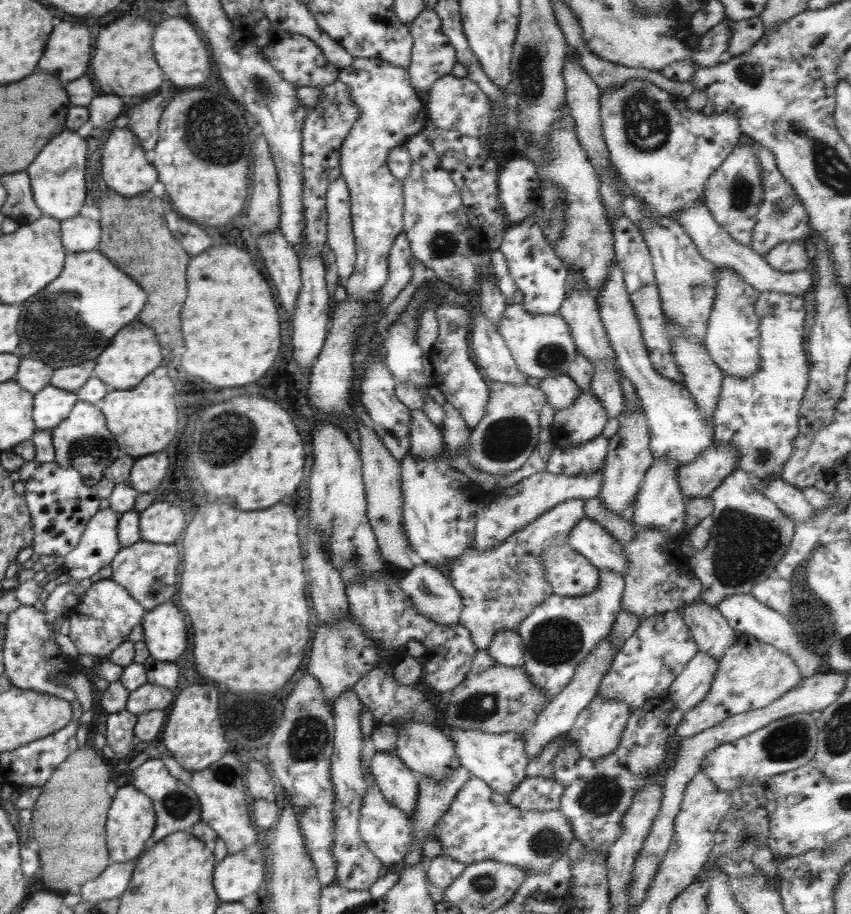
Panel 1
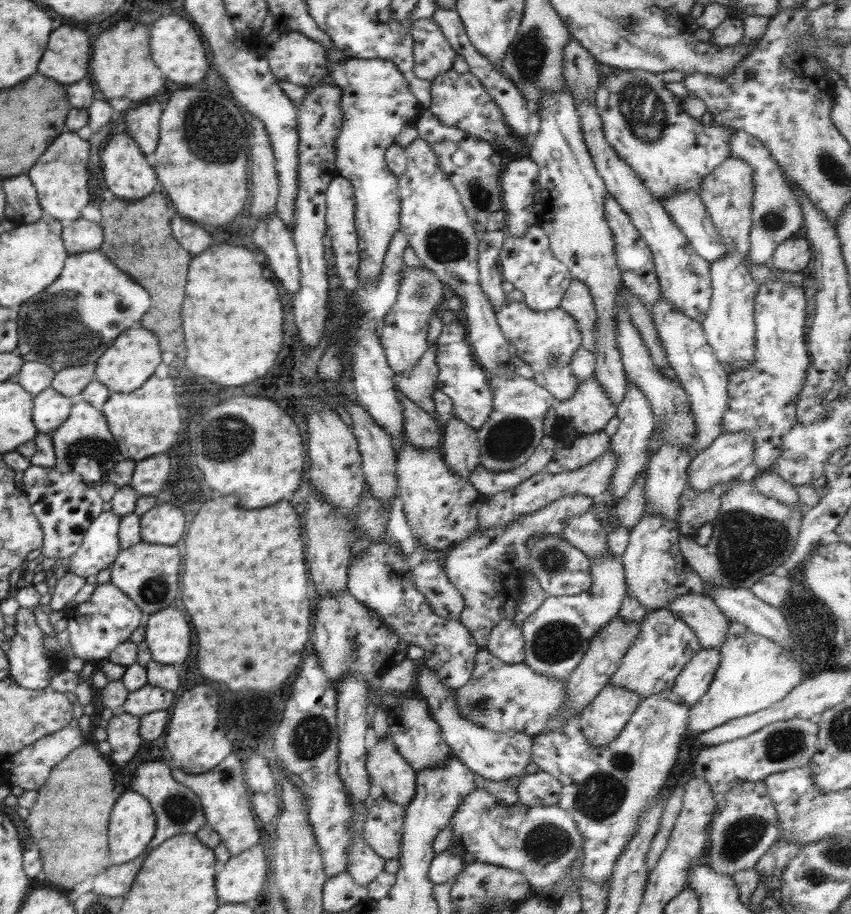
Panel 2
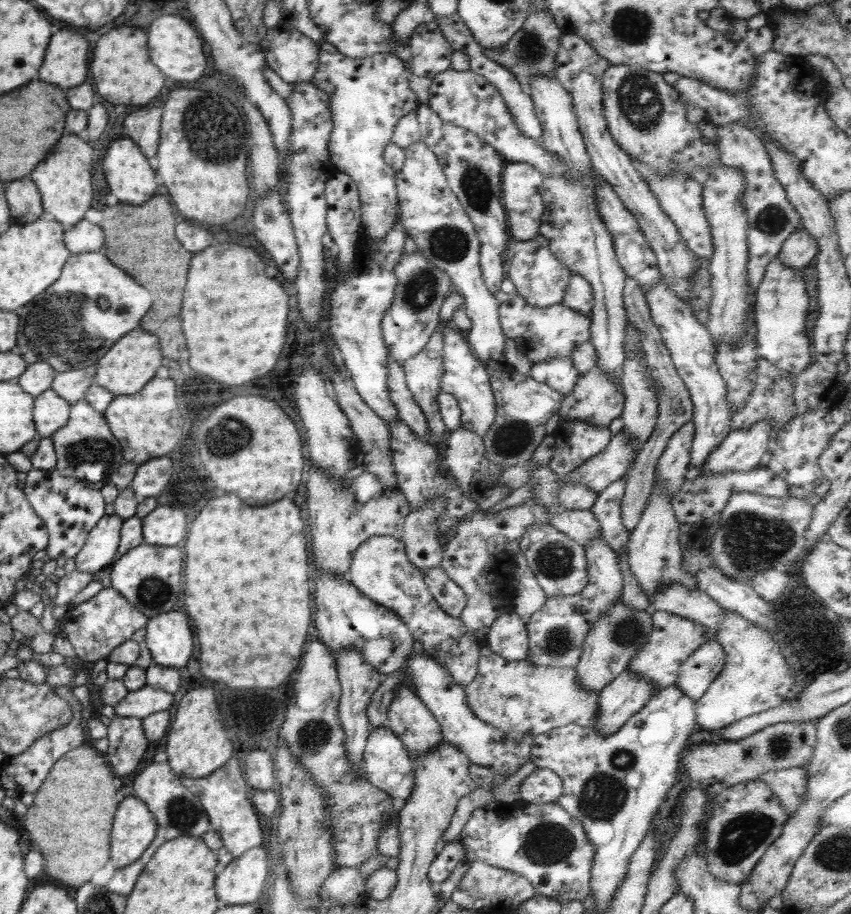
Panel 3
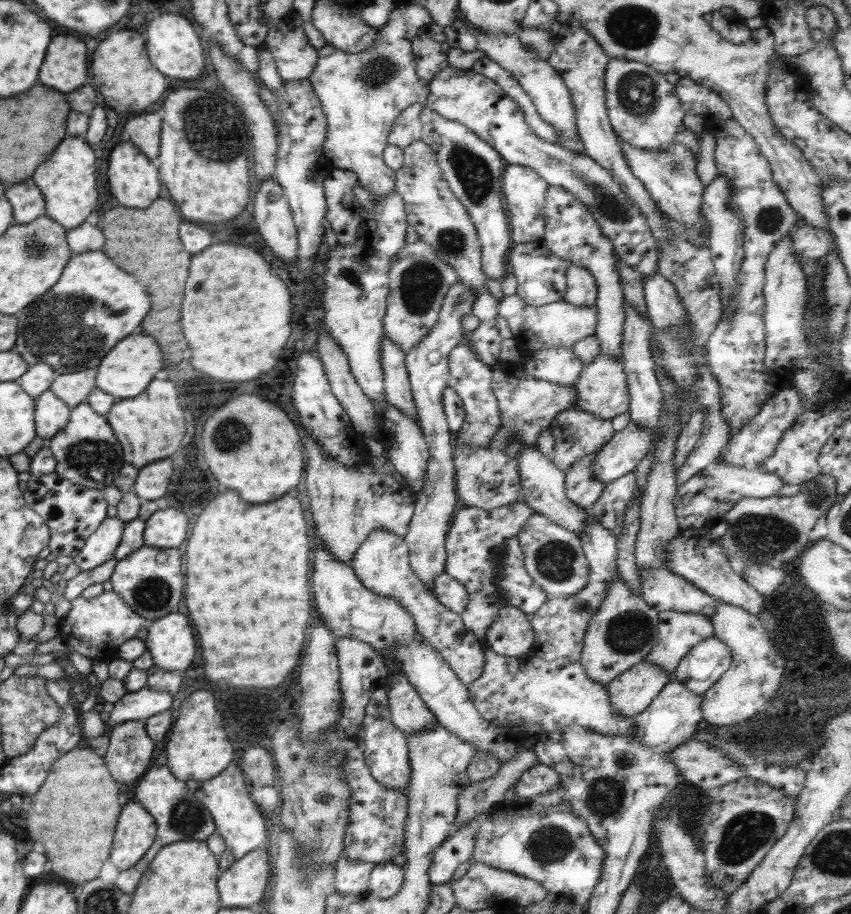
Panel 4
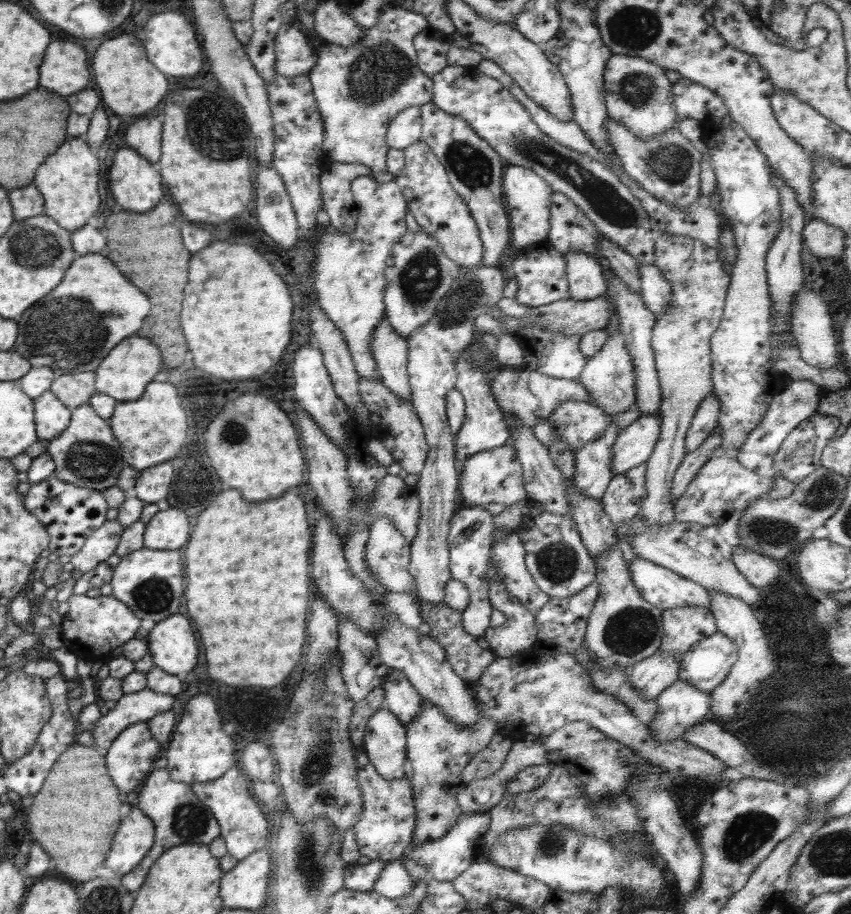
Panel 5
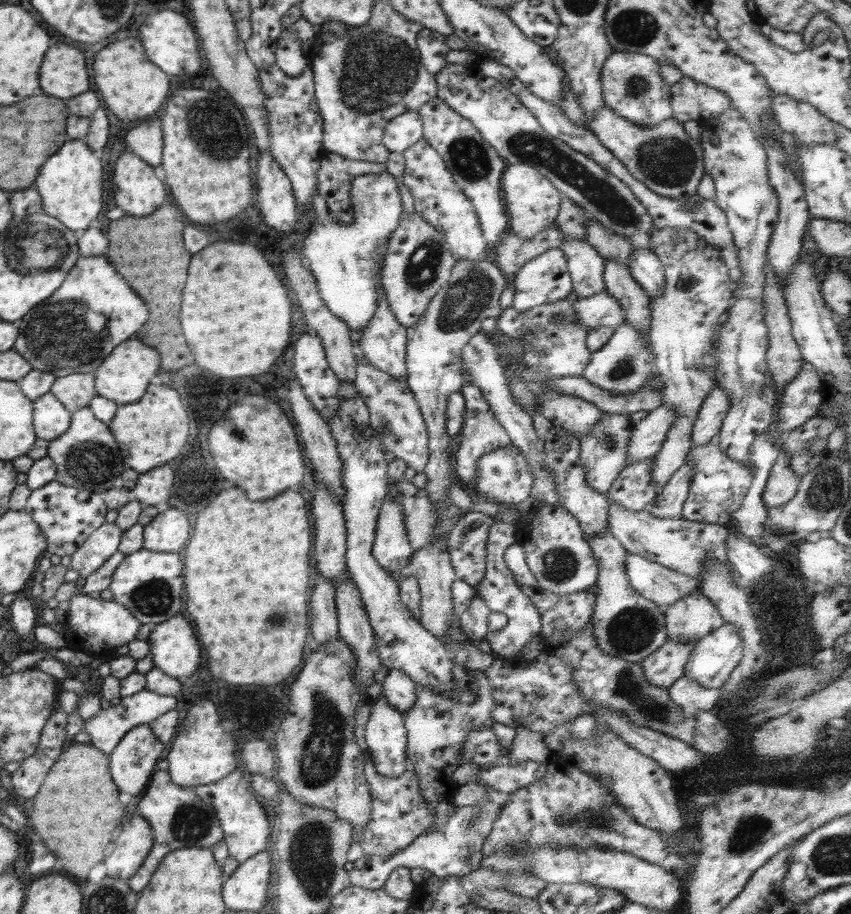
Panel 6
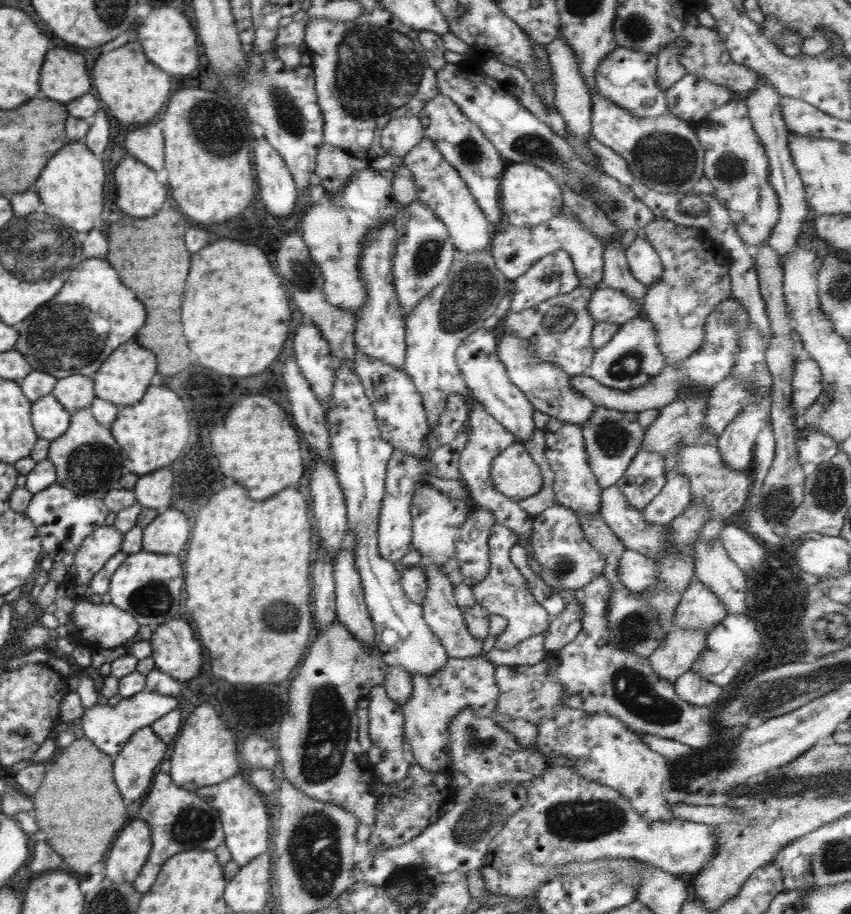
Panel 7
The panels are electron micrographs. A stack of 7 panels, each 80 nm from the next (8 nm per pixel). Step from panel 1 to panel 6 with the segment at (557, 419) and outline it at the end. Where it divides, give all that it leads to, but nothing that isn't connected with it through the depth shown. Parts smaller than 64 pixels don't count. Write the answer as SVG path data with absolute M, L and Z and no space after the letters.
M624 322L615 328L614 334L605 346L592 353L592 358L586 365L582 376L594 387L600 387L602 391L606 390L608 393L626 396L638 392L638 389L656 374L658 374L656 355L652 351L648 334L643 334Z

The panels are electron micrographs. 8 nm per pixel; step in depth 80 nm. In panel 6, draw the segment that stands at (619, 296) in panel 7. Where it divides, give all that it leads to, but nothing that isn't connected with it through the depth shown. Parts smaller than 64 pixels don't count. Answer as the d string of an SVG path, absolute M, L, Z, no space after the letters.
M607 290L573 302L577 322L589 331L601 326L618 327L625 322L620 303Z

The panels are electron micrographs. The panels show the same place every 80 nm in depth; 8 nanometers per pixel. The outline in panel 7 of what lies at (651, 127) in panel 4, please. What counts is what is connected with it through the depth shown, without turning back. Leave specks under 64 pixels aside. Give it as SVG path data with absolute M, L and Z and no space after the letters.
M617 46L600 61L595 72L597 94L625 108L634 116L655 118L668 112L666 91L660 89L656 79L656 54L644 54L630 48Z

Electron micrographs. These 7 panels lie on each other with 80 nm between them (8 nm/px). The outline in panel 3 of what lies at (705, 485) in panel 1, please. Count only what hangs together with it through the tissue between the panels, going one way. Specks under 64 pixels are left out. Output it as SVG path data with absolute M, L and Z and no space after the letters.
M758 421L750 429L736 429L710 453L700 470L707 472L748 472L763 466L769 450L769 438L774 425L770 421Z

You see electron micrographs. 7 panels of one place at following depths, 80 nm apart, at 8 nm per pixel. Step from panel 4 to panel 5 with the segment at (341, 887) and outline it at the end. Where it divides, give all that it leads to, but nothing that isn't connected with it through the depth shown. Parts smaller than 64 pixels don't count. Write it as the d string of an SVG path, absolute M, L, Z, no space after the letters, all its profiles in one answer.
M362 860L356 865L350 865L344 870L344 889L354 891L374 891L376 879L390 862Z

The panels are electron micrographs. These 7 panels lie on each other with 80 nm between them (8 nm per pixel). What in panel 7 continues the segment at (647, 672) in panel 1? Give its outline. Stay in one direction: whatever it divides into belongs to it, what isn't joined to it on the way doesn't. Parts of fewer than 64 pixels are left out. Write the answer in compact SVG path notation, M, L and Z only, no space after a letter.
M697 578L690 581L675 610L673 629L710 629L728 615L724 603Z

